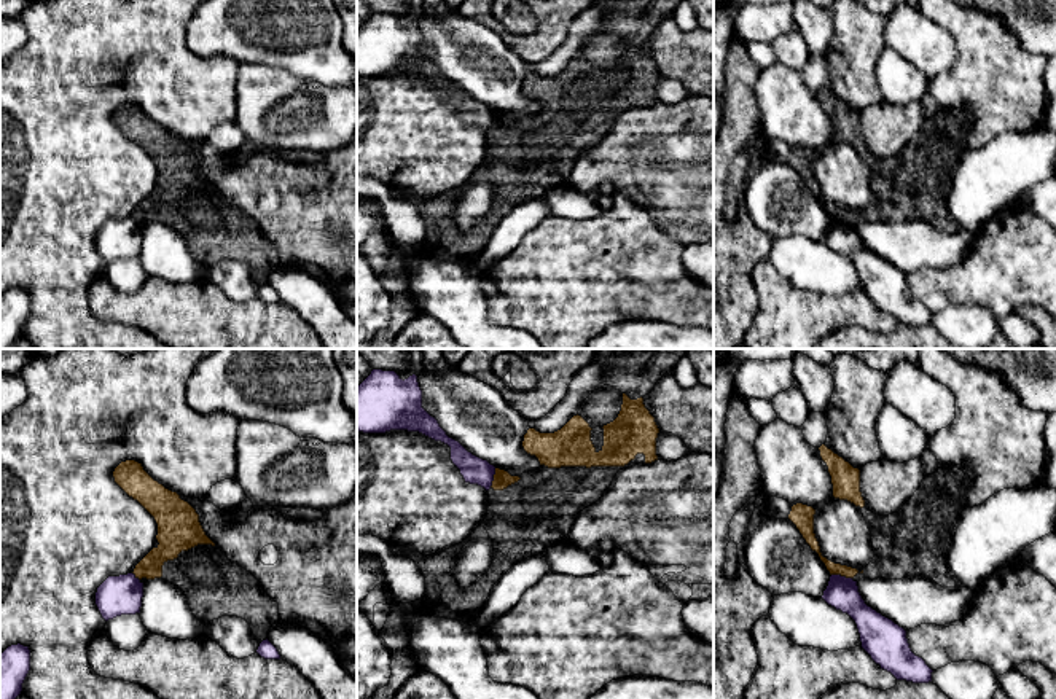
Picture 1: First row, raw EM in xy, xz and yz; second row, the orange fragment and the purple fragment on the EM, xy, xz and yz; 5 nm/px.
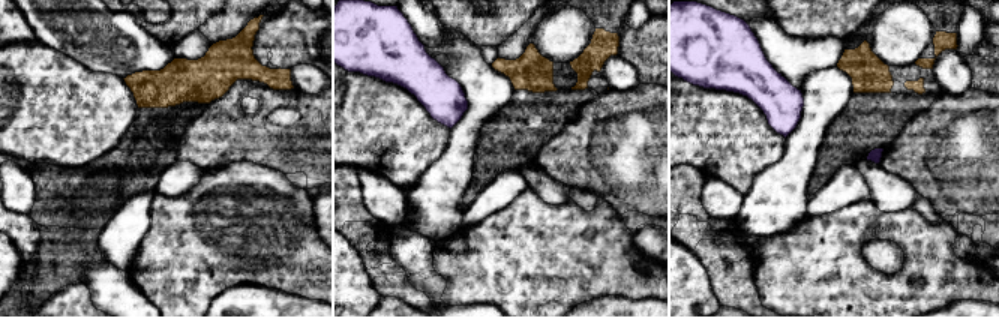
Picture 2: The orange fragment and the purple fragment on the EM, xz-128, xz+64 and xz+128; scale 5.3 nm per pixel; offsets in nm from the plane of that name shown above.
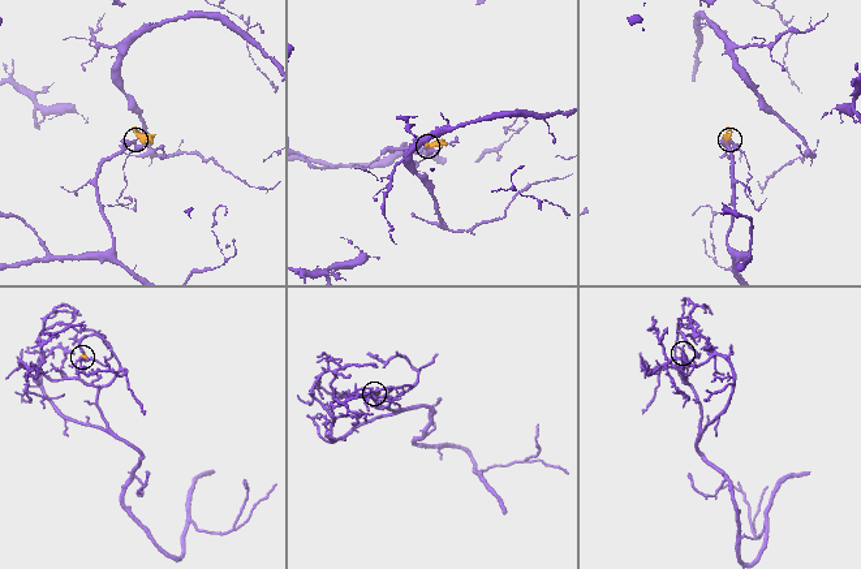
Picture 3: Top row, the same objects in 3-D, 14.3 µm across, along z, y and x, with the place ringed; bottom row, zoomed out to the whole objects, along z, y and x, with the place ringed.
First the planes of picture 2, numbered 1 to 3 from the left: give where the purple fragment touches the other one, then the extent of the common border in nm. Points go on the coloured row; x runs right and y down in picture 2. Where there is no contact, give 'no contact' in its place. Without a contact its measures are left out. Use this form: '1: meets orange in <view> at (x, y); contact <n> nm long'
1: no contact
2: no contact
3: no contact

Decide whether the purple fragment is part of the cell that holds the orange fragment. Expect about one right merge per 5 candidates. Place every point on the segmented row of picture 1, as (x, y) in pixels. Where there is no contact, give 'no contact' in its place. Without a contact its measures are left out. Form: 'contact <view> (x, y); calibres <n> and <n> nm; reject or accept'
contact yz (841, 575); calibres 60 and 160 nm; reject

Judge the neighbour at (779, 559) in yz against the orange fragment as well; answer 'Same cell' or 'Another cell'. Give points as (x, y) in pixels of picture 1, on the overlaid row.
Another cell

